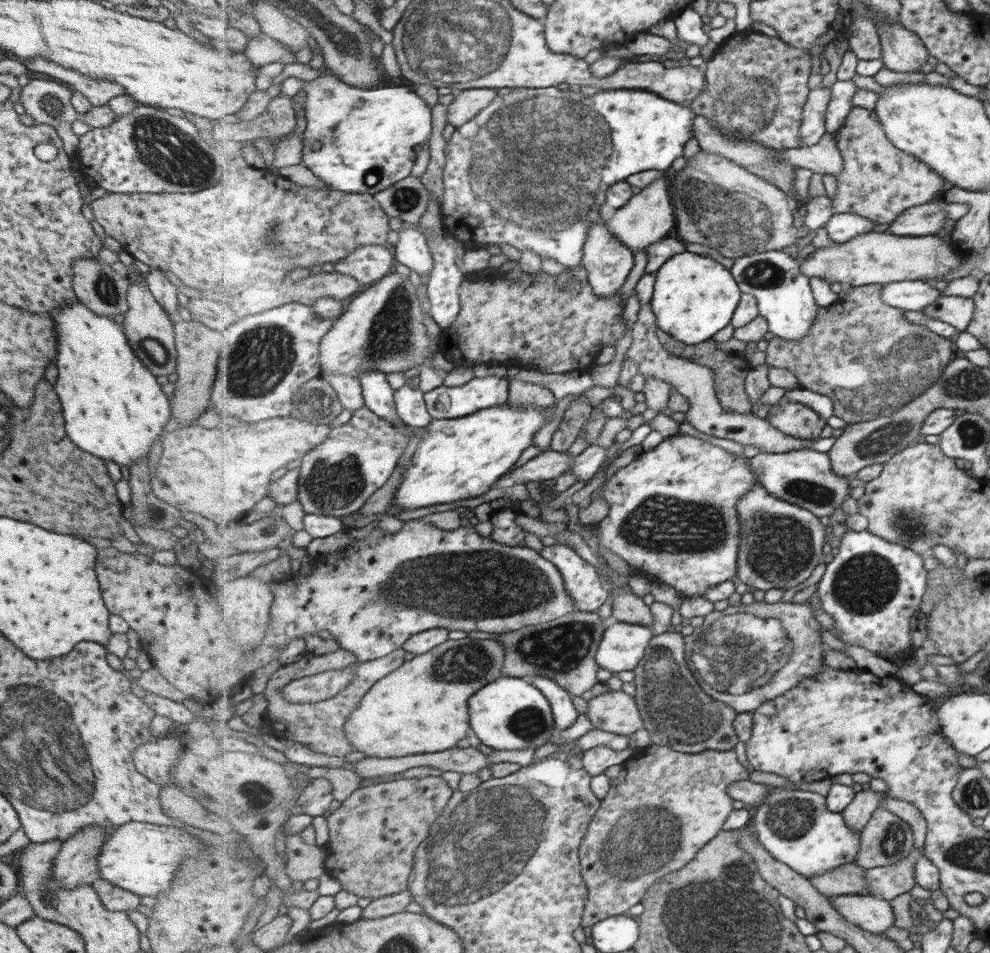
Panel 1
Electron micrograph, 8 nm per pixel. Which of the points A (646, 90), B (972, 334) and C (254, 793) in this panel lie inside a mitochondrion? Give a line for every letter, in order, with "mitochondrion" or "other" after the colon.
A: other
B: other
C: mitochondrion

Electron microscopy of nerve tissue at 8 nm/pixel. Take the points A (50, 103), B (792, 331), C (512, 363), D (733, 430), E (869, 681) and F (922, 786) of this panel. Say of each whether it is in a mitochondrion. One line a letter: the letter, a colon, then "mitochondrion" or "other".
A: mitochondrion
B: other
C: other
D: other
E: other
F: other

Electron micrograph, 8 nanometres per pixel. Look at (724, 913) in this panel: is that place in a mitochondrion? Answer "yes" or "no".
yes

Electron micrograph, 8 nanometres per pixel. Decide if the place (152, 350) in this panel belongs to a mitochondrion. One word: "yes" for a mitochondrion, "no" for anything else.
yes

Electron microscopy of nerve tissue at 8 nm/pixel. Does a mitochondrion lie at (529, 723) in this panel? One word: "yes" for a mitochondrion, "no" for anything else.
yes

